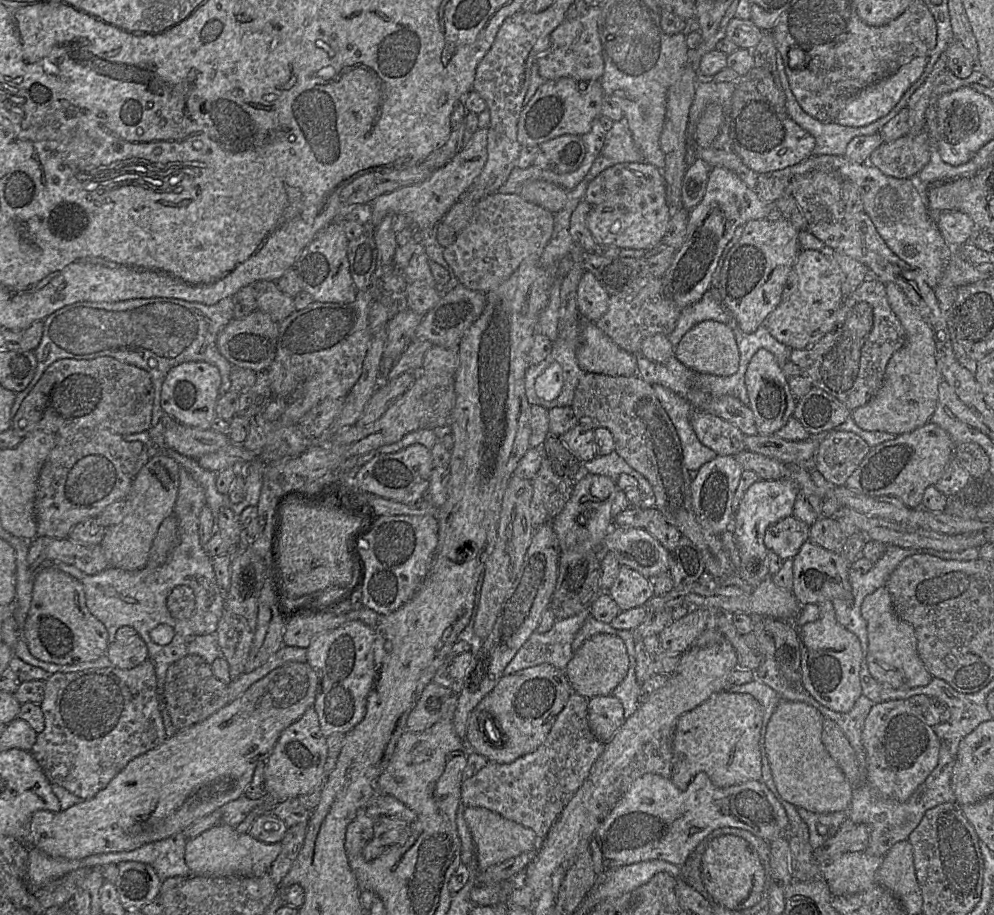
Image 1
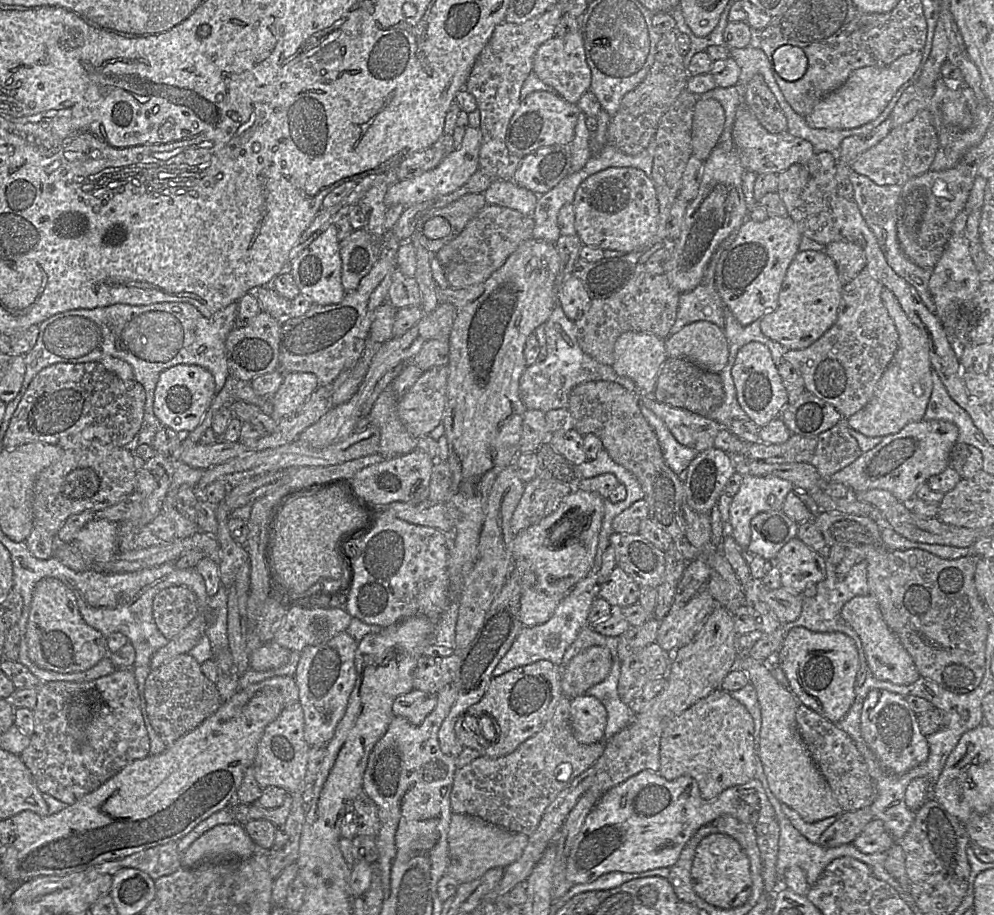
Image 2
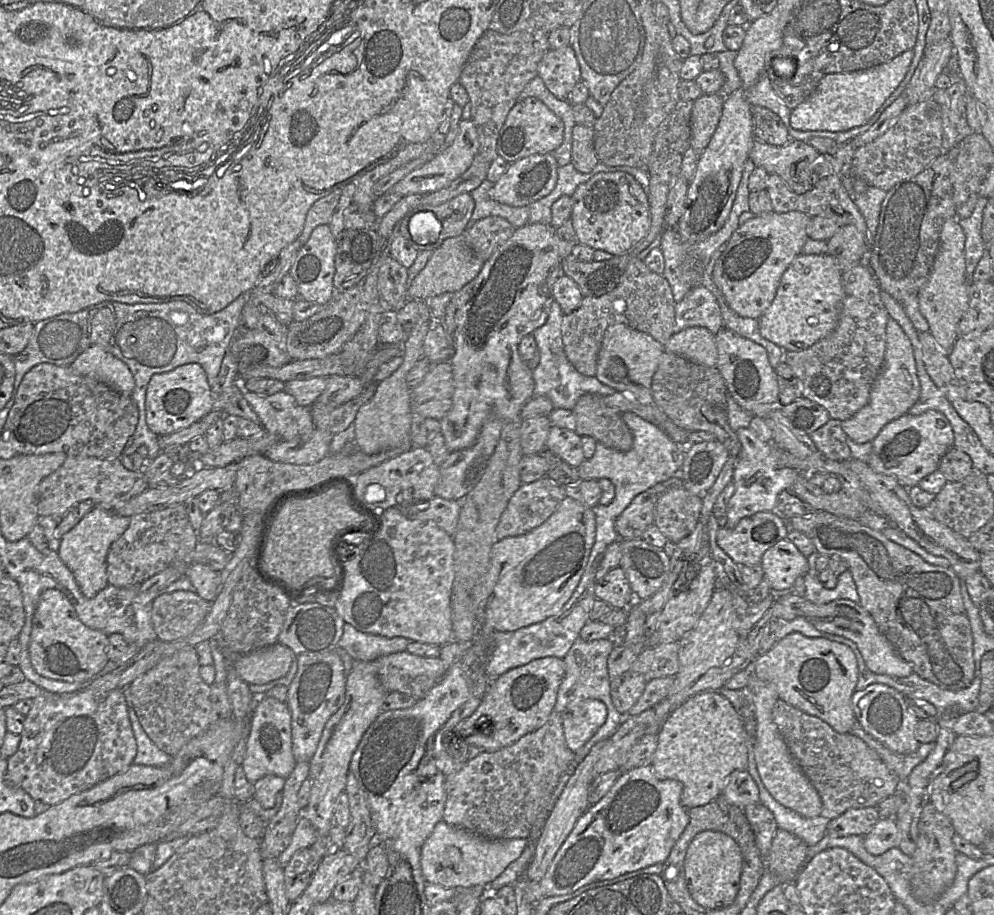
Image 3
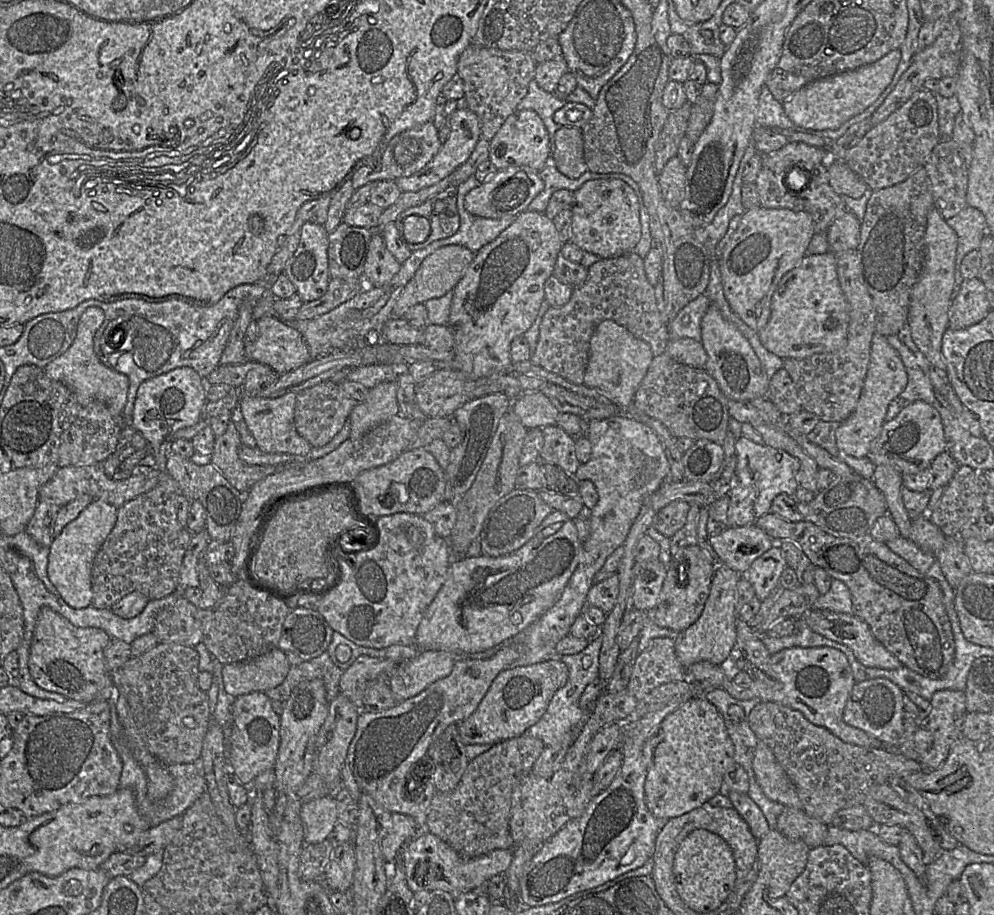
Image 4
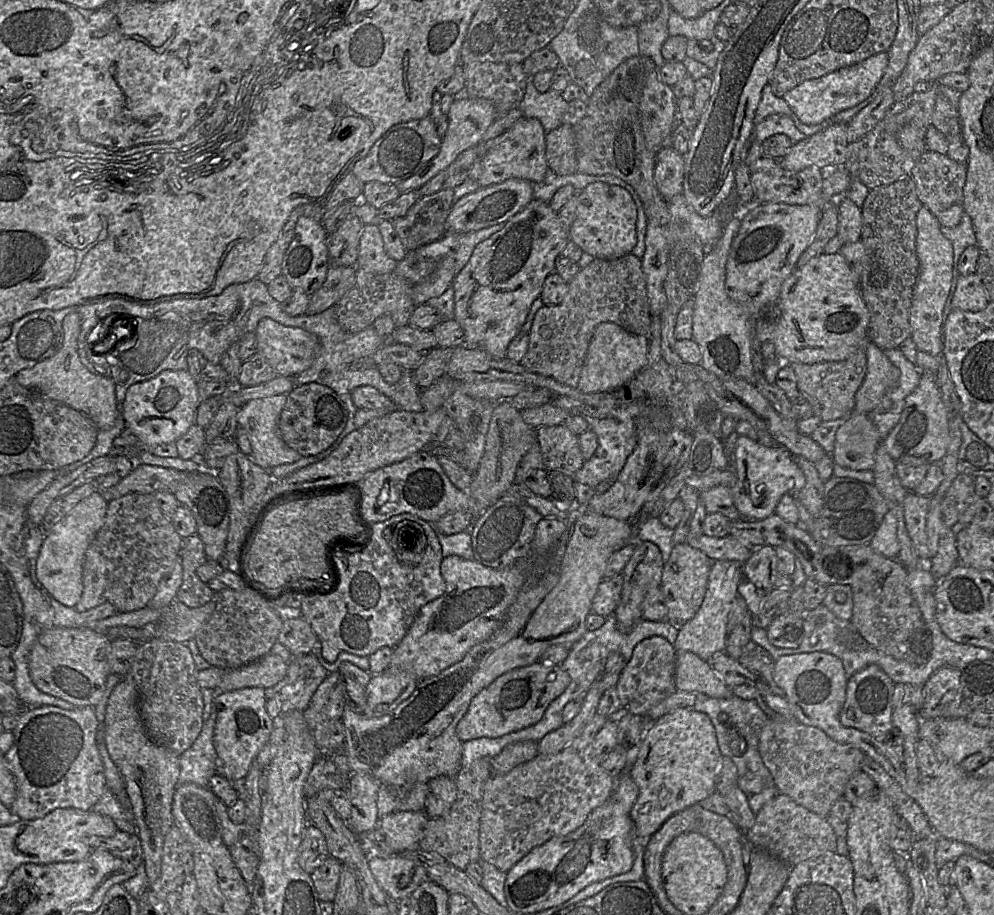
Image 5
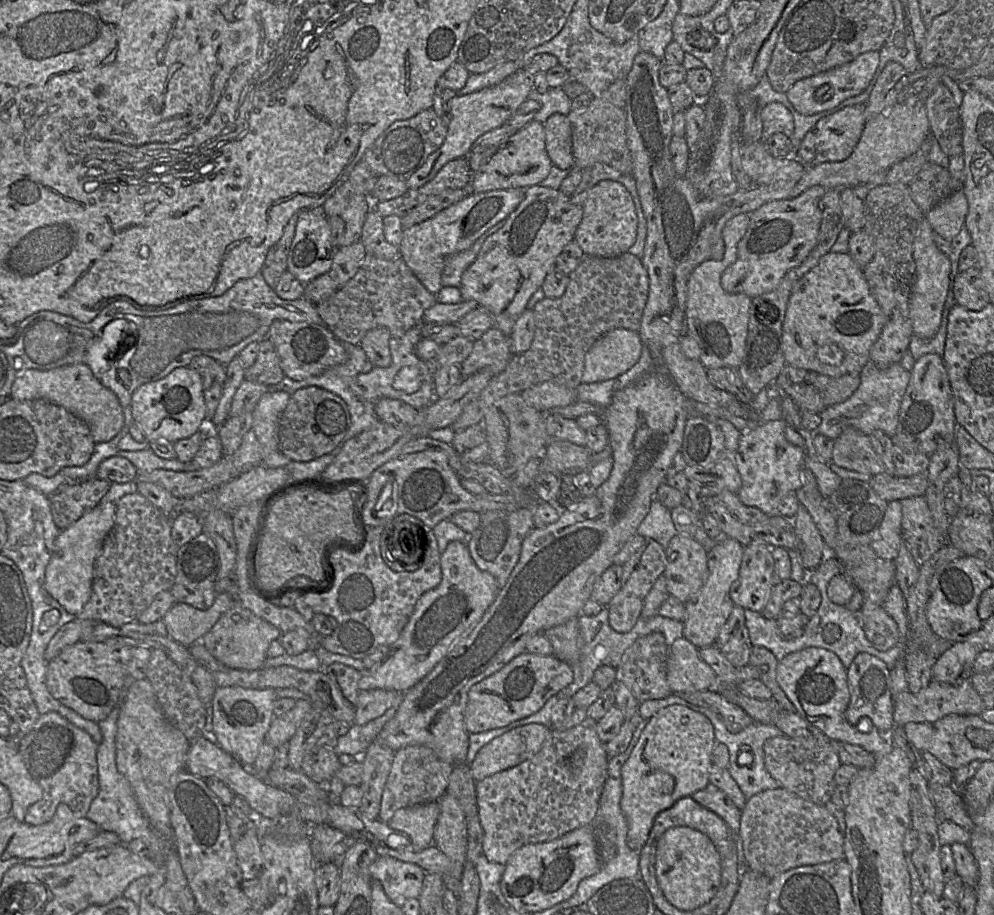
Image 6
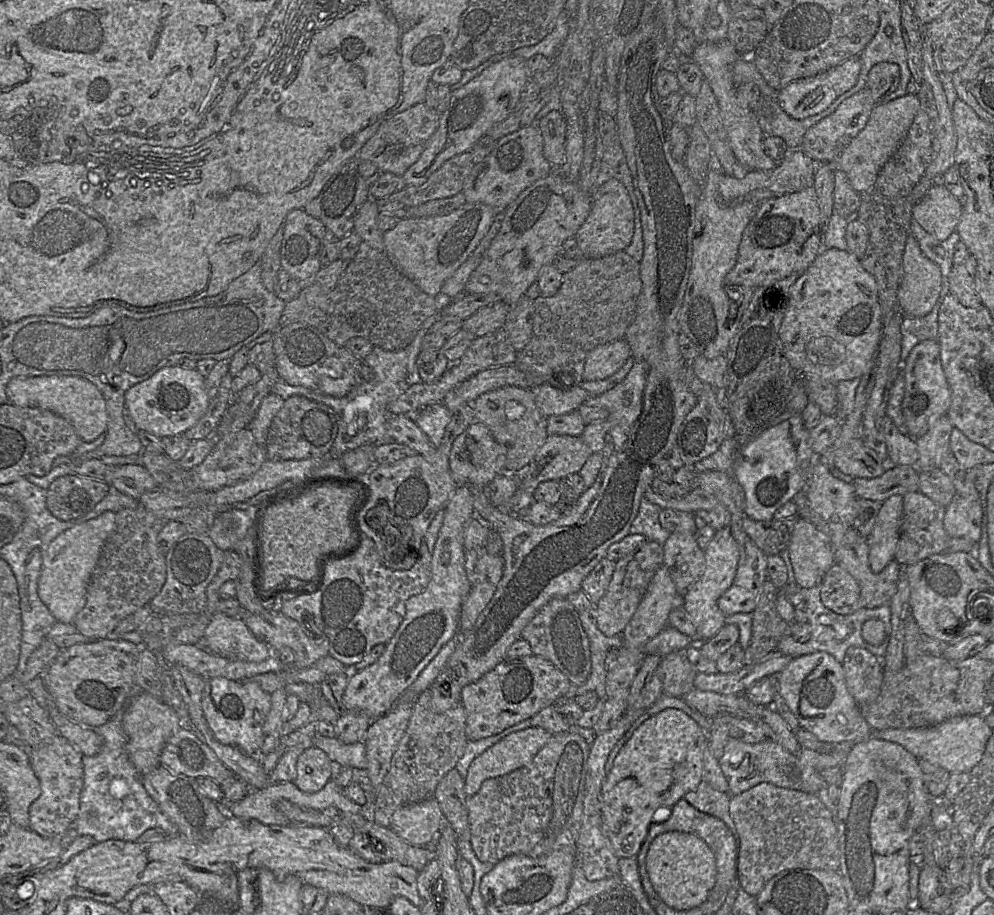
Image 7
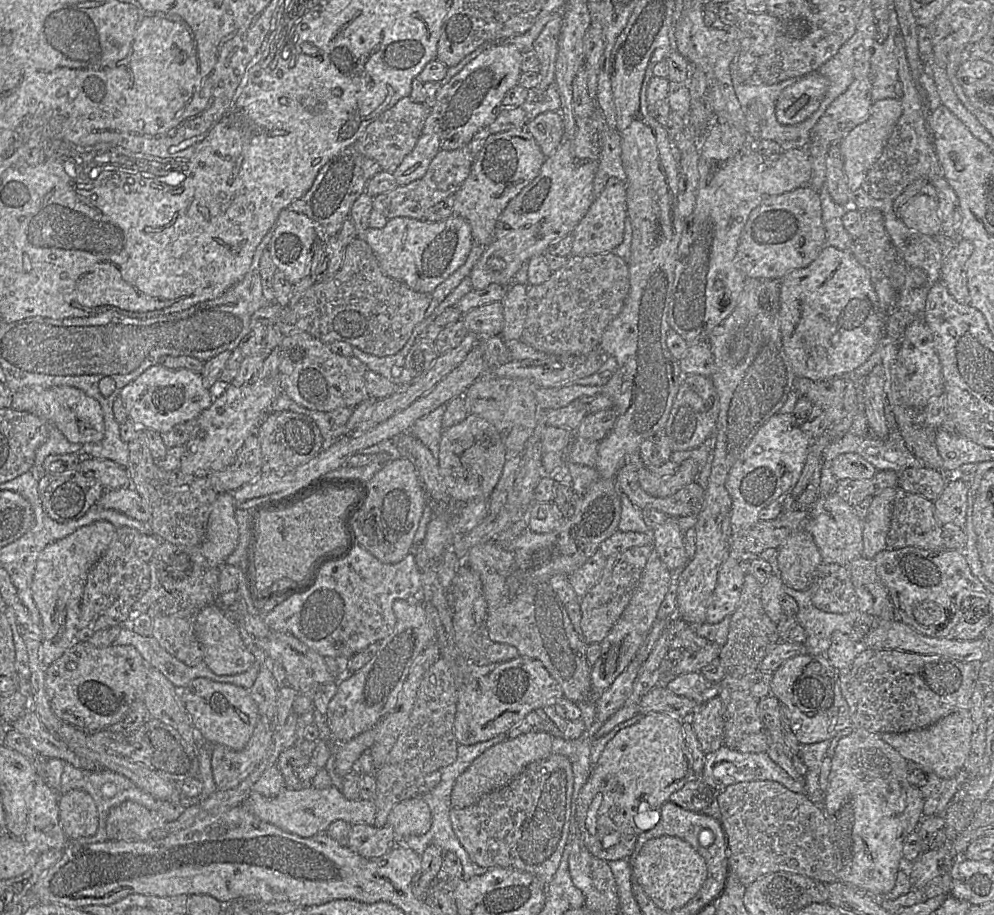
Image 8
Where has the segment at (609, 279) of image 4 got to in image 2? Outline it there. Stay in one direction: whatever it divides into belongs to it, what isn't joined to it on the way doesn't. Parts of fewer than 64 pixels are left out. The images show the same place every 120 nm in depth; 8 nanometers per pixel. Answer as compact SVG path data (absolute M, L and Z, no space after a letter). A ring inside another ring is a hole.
M638 263L631 279L615 294L603 299L592 299L588 311L574 321L577 343L581 350L600 364L611 366L614 361L614 345L624 332L650 332L666 339L673 326L680 293L672 287L667 276L650 273L644 264Z

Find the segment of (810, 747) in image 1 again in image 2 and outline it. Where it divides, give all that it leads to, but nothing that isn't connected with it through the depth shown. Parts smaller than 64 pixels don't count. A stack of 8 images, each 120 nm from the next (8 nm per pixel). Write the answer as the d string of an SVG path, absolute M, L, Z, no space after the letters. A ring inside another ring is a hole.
M750 656L742 660L737 657L735 668L747 673L749 682L757 692L761 709L758 755L772 794L781 803L795 810L808 823L840 816L843 811L829 784L812 761L798 732L796 711L800 703L797 697L776 680L767 662L757 661Z

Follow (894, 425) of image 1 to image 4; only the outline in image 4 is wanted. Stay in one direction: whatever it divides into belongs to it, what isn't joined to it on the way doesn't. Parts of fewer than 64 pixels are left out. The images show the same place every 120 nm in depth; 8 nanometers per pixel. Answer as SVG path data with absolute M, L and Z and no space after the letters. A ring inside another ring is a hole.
M875 332L871 342L869 366L857 405L835 431L840 453L855 458L870 456L872 443L886 422L888 406L905 389L907 382L907 372L898 351L888 342L887 337Z

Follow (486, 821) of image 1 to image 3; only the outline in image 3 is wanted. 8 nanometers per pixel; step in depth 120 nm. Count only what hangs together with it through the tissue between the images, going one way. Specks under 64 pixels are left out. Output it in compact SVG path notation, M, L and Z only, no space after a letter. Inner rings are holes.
M440 821L421 847L420 863L427 884L439 884L458 890L487 886L507 866L517 860L527 846L527 839L488 840L462 828Z

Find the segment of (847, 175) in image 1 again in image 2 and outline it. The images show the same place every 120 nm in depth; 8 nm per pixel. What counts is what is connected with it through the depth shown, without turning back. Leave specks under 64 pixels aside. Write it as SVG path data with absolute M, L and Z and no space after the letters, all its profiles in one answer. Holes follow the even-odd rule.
M851 168L849 179L854 190L854 201L857 203L867 225L875 234L888 264L896 272L896 274L904 278L916 289L928 310L932 313L936 313L936 305L928 288L932 270L921 268L913 263L902 251L897 238L897 205L902 191L902 186L877 185L868 177L858 174Z

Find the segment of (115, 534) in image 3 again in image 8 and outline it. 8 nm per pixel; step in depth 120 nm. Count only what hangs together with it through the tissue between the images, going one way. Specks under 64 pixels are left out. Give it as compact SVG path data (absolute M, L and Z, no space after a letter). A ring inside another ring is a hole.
M100 520L48 544L40 553L32 581L34 602L41 615L42 662L47 668L77 641L82 596L89 571L109 547L117 528Z

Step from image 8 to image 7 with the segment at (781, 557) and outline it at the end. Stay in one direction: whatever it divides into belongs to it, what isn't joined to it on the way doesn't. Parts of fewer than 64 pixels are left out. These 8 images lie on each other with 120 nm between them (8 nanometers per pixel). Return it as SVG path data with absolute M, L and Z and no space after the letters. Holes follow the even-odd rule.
M798 517L790 542L789 558L796 584L812 588L835 563L833 547L826 536L811 522Z

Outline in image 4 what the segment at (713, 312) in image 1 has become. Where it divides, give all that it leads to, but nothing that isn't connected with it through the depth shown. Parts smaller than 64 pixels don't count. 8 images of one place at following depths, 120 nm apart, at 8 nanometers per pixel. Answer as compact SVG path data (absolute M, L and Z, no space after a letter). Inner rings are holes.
M703 293L685 305L669 325L670 340L689 337L701 340L701 320L712 304Z

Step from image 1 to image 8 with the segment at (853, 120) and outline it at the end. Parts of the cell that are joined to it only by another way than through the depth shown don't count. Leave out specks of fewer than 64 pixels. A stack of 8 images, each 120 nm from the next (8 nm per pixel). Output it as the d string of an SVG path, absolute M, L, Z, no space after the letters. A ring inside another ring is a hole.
M818 72L799 78L780 94L776 102L776 118L782 125L795 125L808 119L819 108L829 81Z

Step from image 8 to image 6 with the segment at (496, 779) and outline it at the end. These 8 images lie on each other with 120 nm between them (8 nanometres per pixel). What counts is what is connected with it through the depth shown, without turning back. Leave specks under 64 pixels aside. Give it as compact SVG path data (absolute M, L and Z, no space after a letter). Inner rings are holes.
M534 723L514 728L491 740L480 749L469 766L472 778L477 783L528 760L540 750L550 730Z

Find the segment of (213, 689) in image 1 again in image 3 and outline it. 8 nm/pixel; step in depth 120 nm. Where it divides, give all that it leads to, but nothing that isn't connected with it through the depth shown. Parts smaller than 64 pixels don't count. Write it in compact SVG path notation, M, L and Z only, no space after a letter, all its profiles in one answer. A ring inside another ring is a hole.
M186 647L162 659L156 666L136 678L124 693L128 706L135 711L136 717L150 740L162 751L174 756L191 739L201 734L211 725L211 686L200 677L200 664L194 647Z

